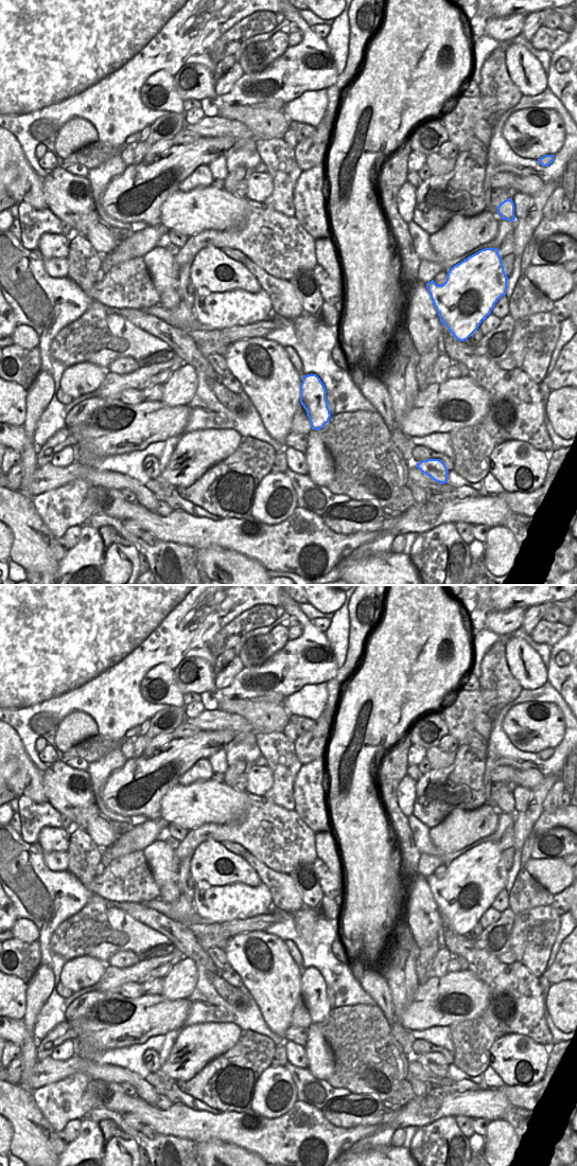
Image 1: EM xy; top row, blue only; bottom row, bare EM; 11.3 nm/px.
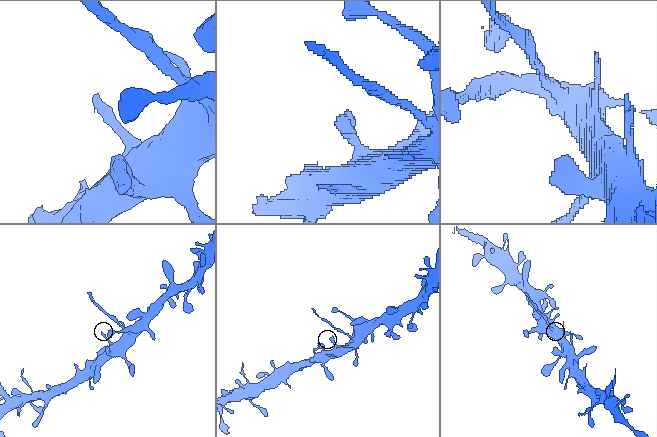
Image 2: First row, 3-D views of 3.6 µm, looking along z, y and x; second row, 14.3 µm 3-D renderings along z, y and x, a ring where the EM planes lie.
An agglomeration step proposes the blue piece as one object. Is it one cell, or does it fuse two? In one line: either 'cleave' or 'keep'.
cleave

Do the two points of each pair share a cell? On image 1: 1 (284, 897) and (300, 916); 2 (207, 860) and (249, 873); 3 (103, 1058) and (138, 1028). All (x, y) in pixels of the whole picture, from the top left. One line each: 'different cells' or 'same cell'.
1: different cells
2: same cell
3: different cells

